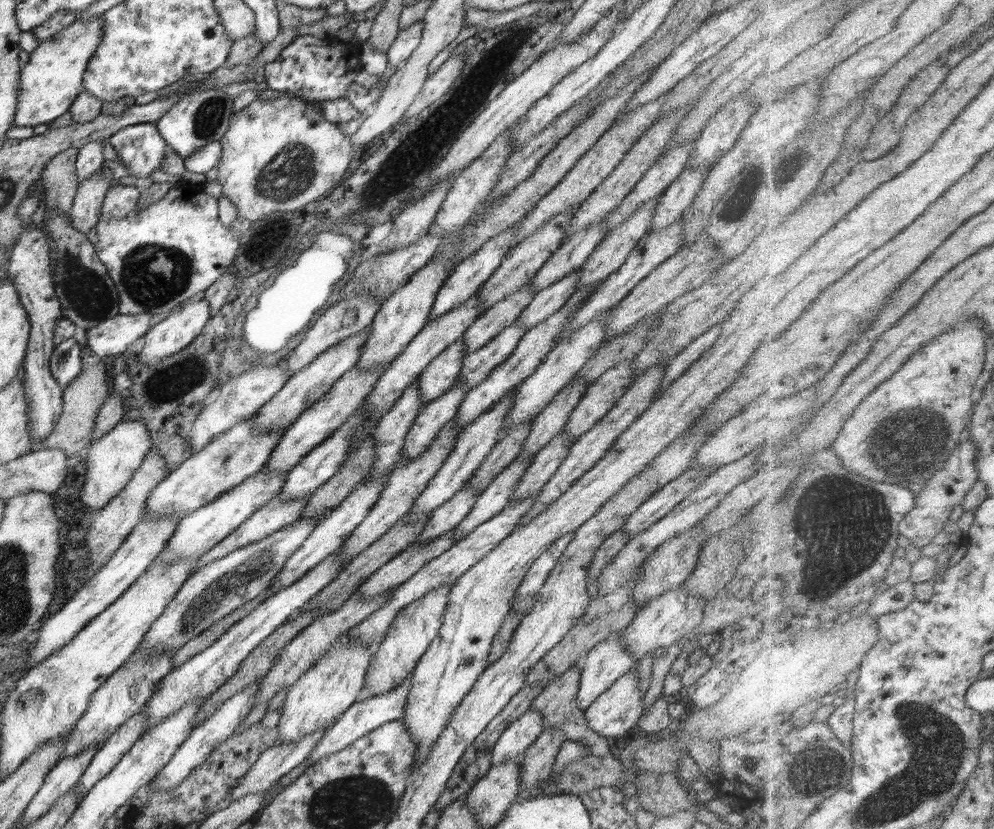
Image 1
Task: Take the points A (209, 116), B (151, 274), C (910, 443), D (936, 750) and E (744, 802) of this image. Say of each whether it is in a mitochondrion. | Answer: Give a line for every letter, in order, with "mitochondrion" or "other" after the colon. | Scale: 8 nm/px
A: mitochondrion
B: mitochondrion
C: mitochondrion
D: mitochondrion
E: other

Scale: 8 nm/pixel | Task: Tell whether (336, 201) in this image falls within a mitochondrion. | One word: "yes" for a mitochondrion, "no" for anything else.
no

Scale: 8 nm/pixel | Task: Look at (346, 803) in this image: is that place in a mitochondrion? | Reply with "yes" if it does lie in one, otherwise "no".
yes

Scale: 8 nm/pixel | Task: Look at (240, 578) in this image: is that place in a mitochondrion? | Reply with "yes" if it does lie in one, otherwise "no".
yes

